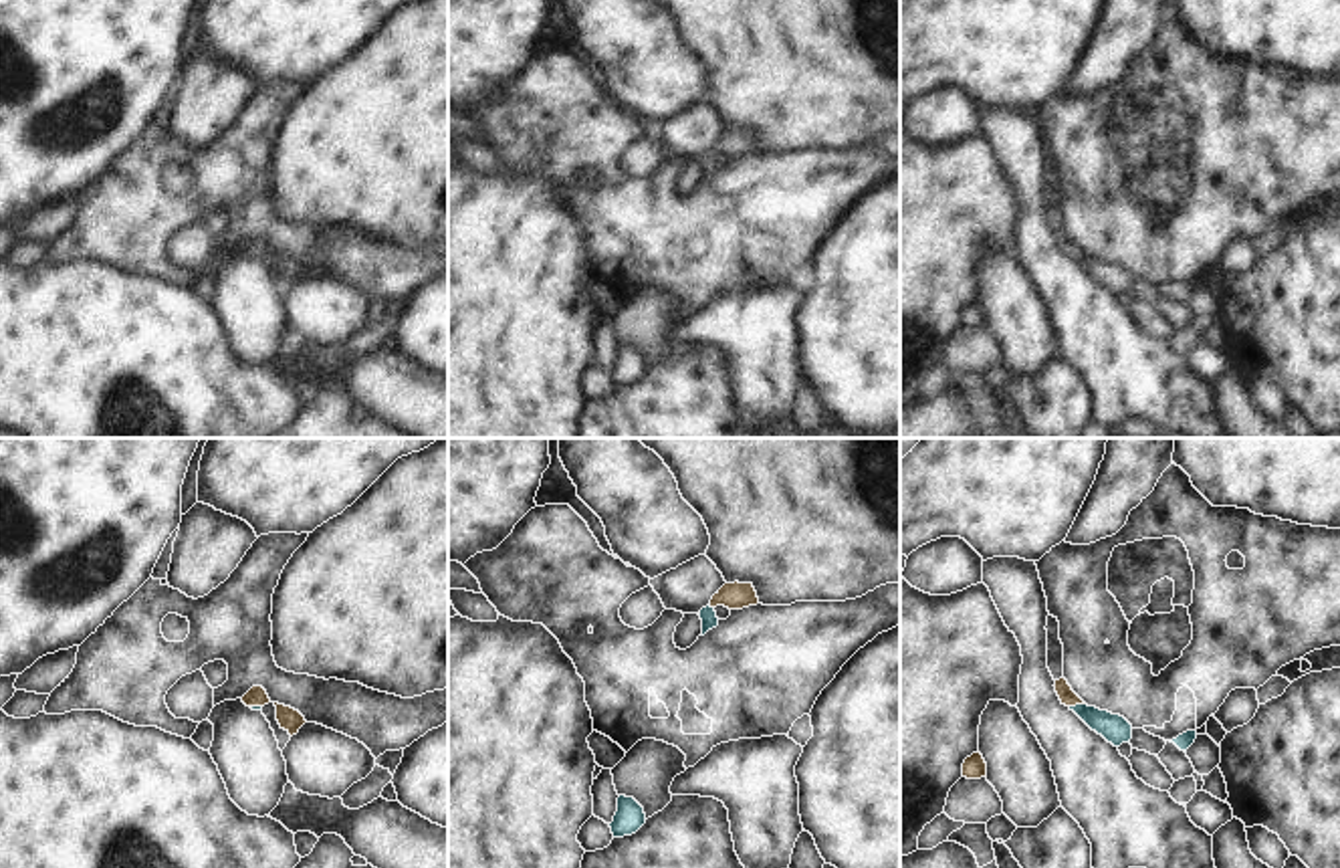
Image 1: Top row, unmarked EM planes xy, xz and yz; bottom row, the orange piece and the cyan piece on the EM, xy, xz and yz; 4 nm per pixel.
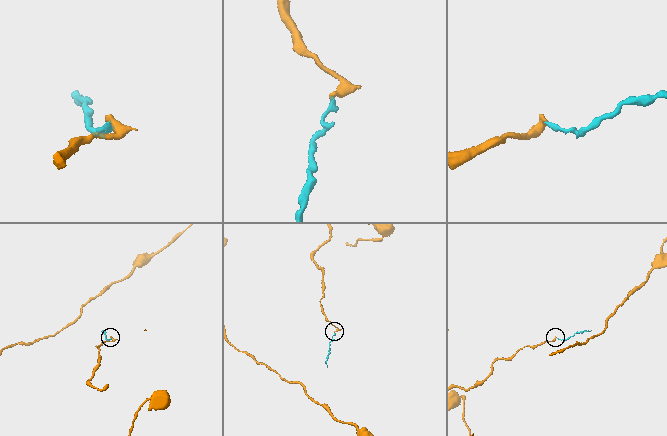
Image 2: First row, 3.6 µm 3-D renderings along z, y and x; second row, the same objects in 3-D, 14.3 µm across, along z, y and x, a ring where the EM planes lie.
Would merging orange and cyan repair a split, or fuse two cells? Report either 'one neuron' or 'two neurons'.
one neuron

